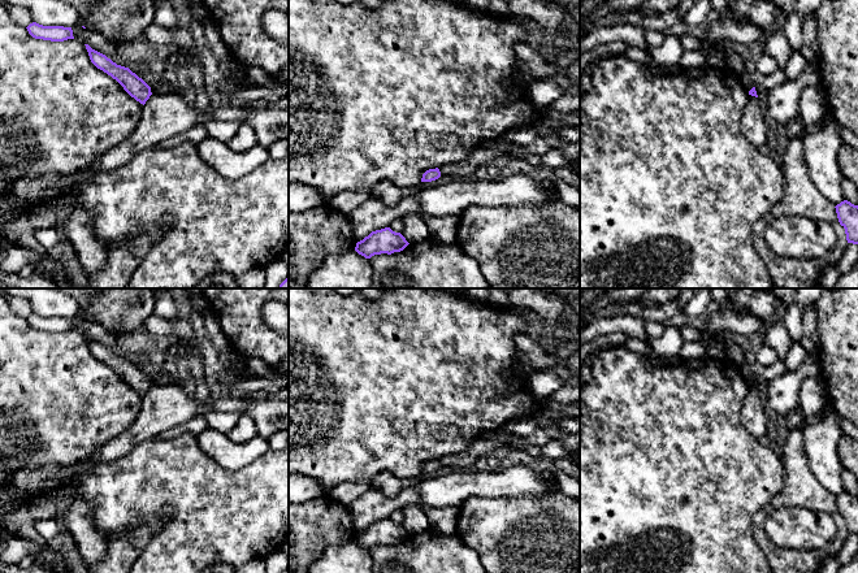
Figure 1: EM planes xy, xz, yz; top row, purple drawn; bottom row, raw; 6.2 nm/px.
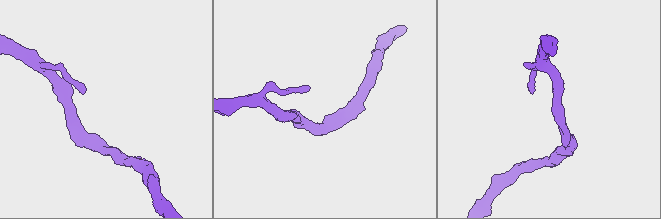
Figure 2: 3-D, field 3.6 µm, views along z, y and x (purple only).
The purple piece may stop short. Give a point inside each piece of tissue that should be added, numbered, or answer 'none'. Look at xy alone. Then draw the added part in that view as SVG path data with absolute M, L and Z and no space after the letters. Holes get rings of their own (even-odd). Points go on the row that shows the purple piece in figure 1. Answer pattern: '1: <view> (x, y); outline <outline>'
none

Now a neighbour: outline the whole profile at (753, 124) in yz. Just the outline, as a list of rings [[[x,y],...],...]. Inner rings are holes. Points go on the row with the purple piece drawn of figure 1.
[[[749,96],[749,101],[742,112],[741,127],[742,134],[753,147],[759,149],[767,144],[767,127],[758,97]]]

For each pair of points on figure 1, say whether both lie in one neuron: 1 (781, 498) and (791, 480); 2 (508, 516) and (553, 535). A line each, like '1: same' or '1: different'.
1: same
2: same

